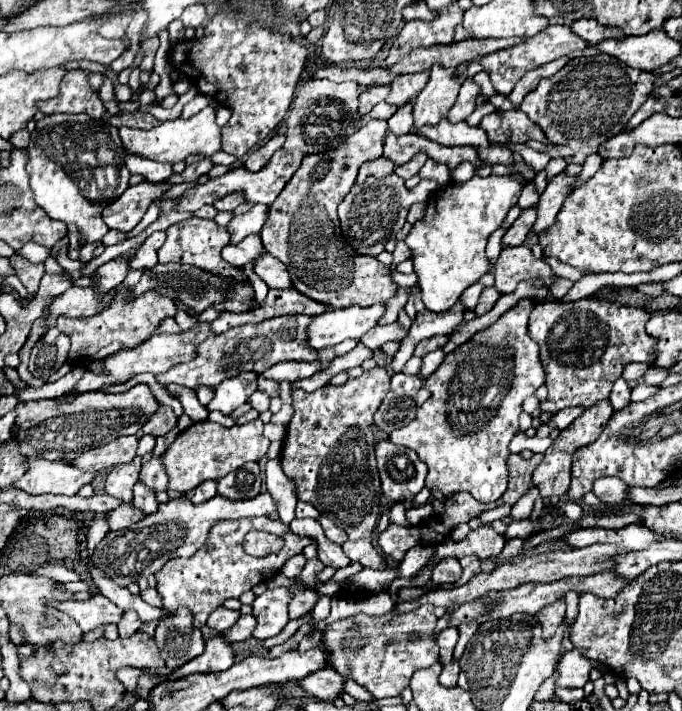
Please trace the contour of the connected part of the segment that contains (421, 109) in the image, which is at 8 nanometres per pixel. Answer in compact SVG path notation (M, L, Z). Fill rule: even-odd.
M434 67L430 71L430 81L424 91L414 101L414 131L424 125L438 125L456 101L460 83L454 79L456 69Z

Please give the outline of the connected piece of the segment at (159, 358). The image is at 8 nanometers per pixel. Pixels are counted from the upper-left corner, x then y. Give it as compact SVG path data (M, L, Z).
M200 321L198 325L194 325L194 327L186 329L186 331L180 331L180 333L158 333L158 335L152 335L152 337L150 337L148 341L144 341L140 347L134 347L134 349L124 349L124 351L118 351L118 353L114 353L114 355L106 357L106 359L104 359L104 365L106 365L108 375L96 375L96 373L92 373L92 371L88 369L88 371L84 373L84 377L76 383L76 387L74 387L74 391L72 391L70 395L74 395L74 393L86 393L86 391L98 391L102 385L124 383L124 381L128 381L130 377L138 375L138 373L154 373L154 375L164 373L164 371L168 371L172 365L186 363L186 361L194 359L194 355L198 353L198 345L200 345L202 341L206 341L208 337L216 337L216 335L210 331L210 323L208 323L208 321Z

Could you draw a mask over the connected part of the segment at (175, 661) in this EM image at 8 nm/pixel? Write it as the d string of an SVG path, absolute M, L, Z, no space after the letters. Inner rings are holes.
M176 611L162 619L156 627L156 645L170 669L178 669L204 651L202 633L192 627L190 611Z

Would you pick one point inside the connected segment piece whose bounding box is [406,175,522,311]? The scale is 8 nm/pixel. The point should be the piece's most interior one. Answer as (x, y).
(447, 244)

